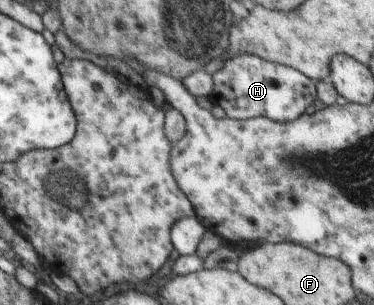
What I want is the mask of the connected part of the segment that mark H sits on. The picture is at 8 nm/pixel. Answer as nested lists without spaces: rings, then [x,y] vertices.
[[[257,54],[232,55],[224,67],[212,75],[214,89],[209,96],[212,104],[222,107],[228,118],[267,119],[290,123],[305,114],[317,99],[316,83],[289,66],[280,65],[258,57]]]

